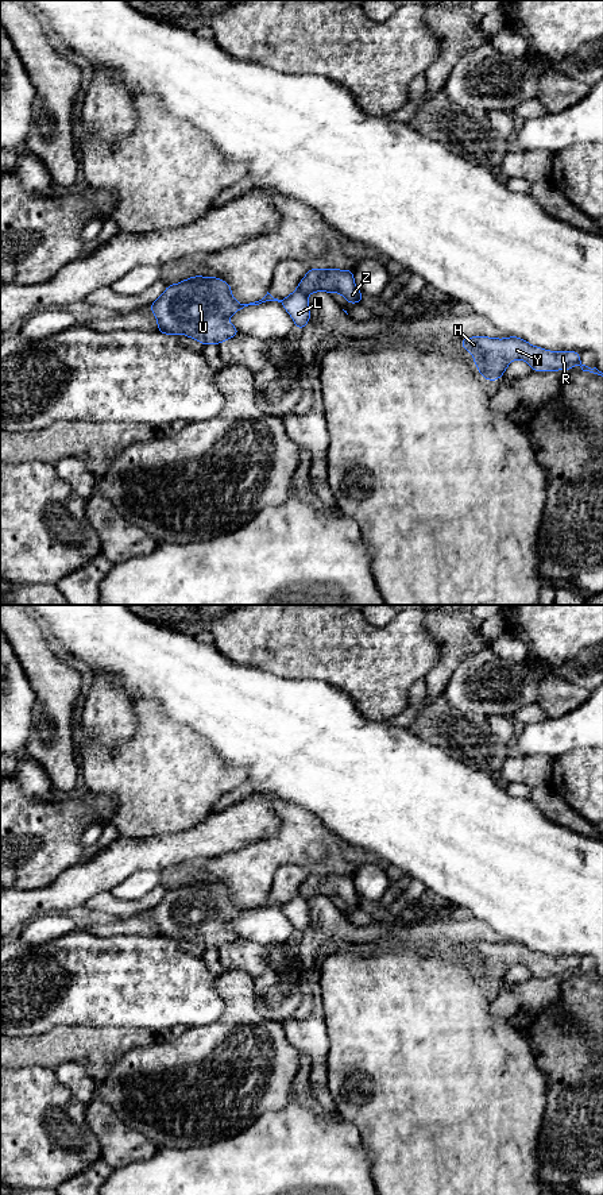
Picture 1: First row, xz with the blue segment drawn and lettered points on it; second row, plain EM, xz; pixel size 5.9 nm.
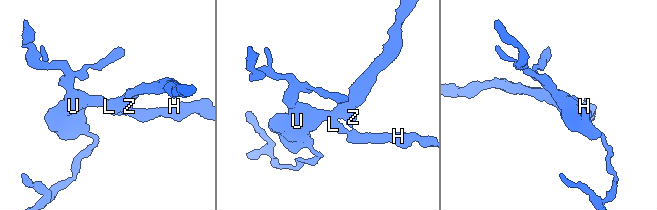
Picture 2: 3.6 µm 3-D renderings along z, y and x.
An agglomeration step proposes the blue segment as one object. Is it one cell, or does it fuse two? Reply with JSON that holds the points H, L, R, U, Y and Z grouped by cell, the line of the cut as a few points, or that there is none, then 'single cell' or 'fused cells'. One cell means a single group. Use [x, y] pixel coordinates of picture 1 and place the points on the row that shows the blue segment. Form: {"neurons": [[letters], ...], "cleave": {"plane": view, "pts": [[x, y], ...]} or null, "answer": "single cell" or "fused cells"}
{"neurons": [["H", "L", "R", "U", "Y"], ["Z"]], "cleave": {"plane": "xz", "pts": [[298, 288], [306, 296]]}, "answer": "fused cells"}

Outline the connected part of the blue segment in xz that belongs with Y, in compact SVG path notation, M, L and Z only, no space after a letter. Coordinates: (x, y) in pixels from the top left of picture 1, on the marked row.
M472 336L460 340L459 344L472 354L479 373L491 382L503 377L505 370L513 359L526 361L532 371L567 371L579 365L583 371L603 377L603 373L596 367L591 369L588 363L581 363L577 351L553 352L532 346L517 336L506 339Z

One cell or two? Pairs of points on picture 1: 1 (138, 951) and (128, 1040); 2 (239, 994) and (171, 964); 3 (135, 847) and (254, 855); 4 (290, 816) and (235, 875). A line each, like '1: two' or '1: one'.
1: two
2: two
3: two
4: one

